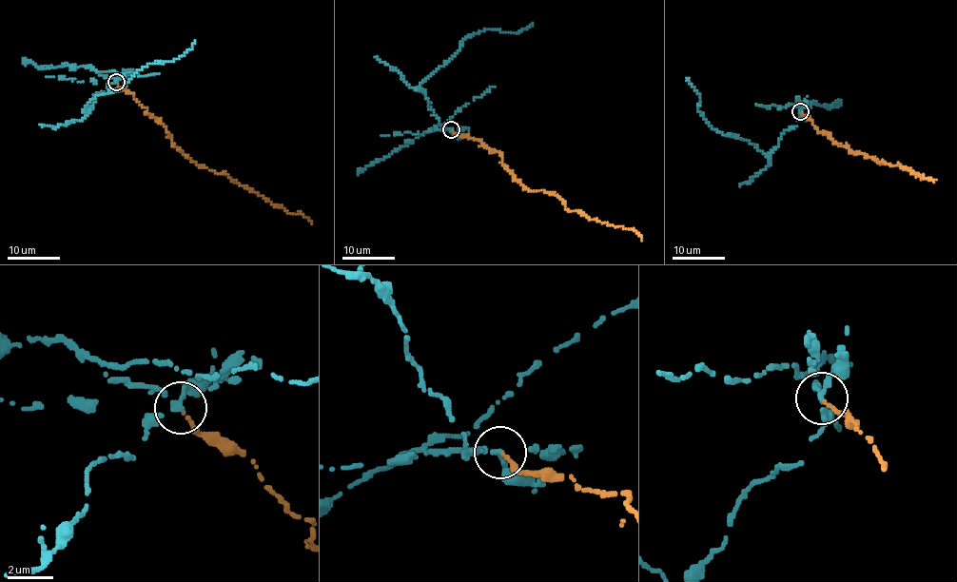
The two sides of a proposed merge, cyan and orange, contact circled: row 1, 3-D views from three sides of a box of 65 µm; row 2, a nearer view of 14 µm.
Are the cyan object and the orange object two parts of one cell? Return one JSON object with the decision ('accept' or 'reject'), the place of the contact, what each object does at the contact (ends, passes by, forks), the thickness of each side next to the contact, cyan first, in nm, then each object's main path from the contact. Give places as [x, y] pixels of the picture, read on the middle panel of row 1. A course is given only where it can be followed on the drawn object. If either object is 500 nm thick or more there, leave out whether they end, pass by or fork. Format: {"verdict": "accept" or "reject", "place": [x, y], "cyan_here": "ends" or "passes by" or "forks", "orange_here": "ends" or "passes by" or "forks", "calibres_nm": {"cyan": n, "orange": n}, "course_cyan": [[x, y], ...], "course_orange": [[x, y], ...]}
{"verdict": "reject", "place": [451, 129], "cyan_here": "forks", "orange_here": "ends", "calibres_nm": {"cyan": 180, "orange": 160}, "course_cyan": [[451, 129], [442, 128], [419, 86], [451, 58], [462, 42], [476, 32], [485, 29], [517, 32], [533, 24]], "course_orange": [[452, 130], [500, 153], [513, 179], [530, 191], [554, 192], [570, 211], [630, 228], [642, 240]]}

